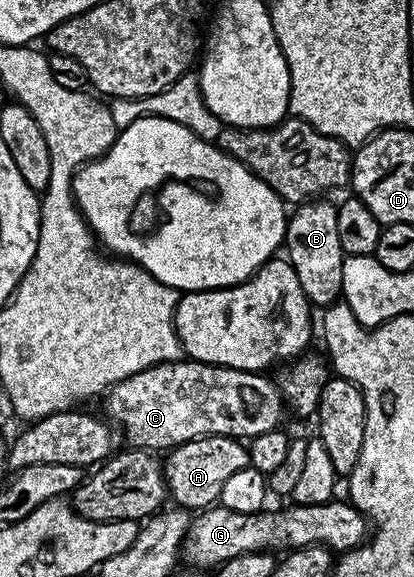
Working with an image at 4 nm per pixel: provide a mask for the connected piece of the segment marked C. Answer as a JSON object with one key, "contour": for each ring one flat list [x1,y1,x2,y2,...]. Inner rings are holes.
{"contour":[[192,359,164,361,118,381,112,389,108,390,103,397,106,413,104,416,118,430,121,428,125,432,125,437,129,440,128,444,135,449,168,451,175,445,194,441,196,437,252,439,282,424,281,391,277,387,276,380,269,378,268,381,265,376,266,374,261,371,208,365]]}

